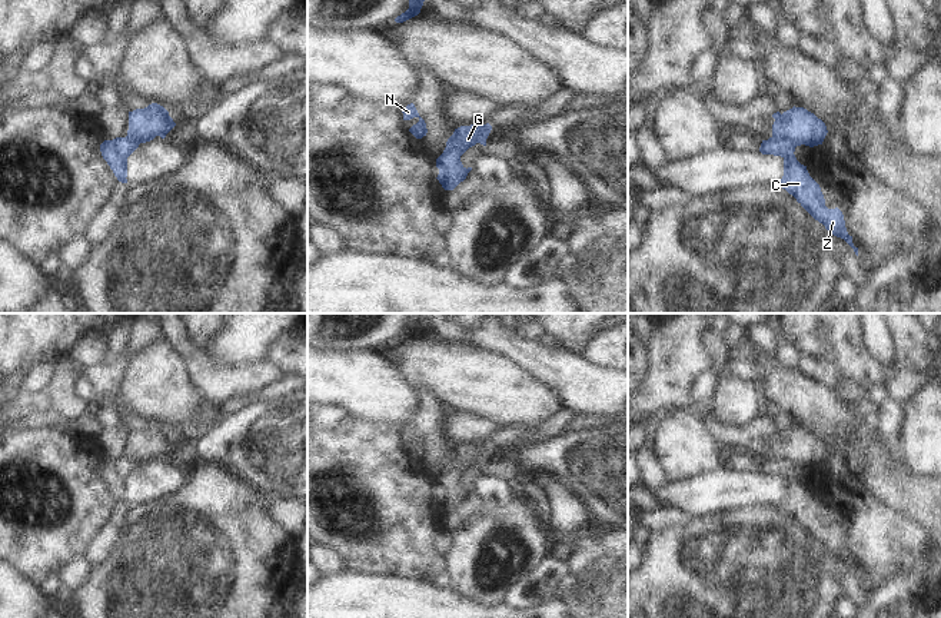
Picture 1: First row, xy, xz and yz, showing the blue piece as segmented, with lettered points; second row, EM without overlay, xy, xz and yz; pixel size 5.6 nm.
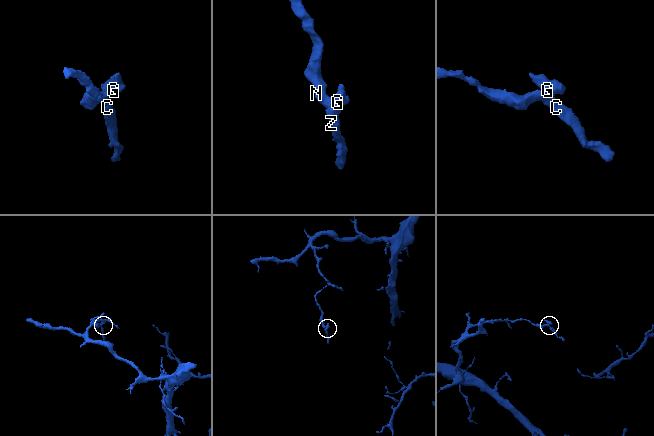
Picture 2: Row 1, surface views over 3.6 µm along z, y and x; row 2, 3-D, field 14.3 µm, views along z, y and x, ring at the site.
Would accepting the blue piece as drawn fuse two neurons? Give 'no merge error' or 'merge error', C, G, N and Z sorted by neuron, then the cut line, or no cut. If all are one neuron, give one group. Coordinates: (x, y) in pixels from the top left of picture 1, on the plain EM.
merge error | C N Z / G | yz (772, 457), (785, 457), (797, 465)

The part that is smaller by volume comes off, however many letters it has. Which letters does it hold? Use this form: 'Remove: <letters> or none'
Remove: G

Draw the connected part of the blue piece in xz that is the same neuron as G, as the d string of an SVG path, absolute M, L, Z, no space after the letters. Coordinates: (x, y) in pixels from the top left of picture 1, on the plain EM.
M489 443L455 449L453 455L449 458L449 466L436 479L436 488L439 489L436 499L445 511L453 511L466 499L472 488L466 489L460 482L460 476L476 464L486 466L491 451L492 446Z

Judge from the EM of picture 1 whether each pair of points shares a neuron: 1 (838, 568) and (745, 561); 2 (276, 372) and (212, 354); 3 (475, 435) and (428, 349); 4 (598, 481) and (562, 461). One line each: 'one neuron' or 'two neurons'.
1: two neurons
2: two neurons
3: two neurons
4: one neuron

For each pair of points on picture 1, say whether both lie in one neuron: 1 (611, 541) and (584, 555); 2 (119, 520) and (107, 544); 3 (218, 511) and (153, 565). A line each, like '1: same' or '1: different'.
1: same
2: same
3: same

